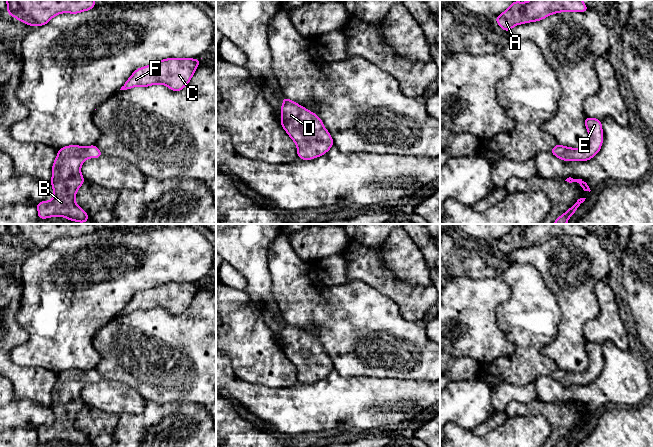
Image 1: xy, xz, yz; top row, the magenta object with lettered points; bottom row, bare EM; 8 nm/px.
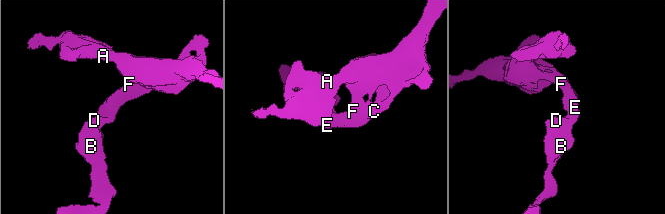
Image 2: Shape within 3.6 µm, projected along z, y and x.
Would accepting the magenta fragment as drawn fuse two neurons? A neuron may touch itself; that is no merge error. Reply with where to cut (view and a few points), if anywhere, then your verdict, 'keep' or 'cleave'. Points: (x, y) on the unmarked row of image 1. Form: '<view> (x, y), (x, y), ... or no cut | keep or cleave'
no cut | keep

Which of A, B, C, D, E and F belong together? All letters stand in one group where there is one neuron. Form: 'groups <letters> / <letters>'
groups A B C D E F

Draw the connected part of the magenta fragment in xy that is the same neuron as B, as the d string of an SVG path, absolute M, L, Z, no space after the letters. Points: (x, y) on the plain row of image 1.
M69 369L58 374L52 391L51 409L54 421L37 427L38 443L60 440L71 445L85 447L87 437L75 425L77 414L84 407L80 392L87 382L103 380L96 369L82 371Z

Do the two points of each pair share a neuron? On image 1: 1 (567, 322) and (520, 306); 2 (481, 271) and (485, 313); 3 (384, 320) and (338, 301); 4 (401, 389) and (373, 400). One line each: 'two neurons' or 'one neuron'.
1: two neurons
2: two neurons
3: one neuron
4: one neuron

